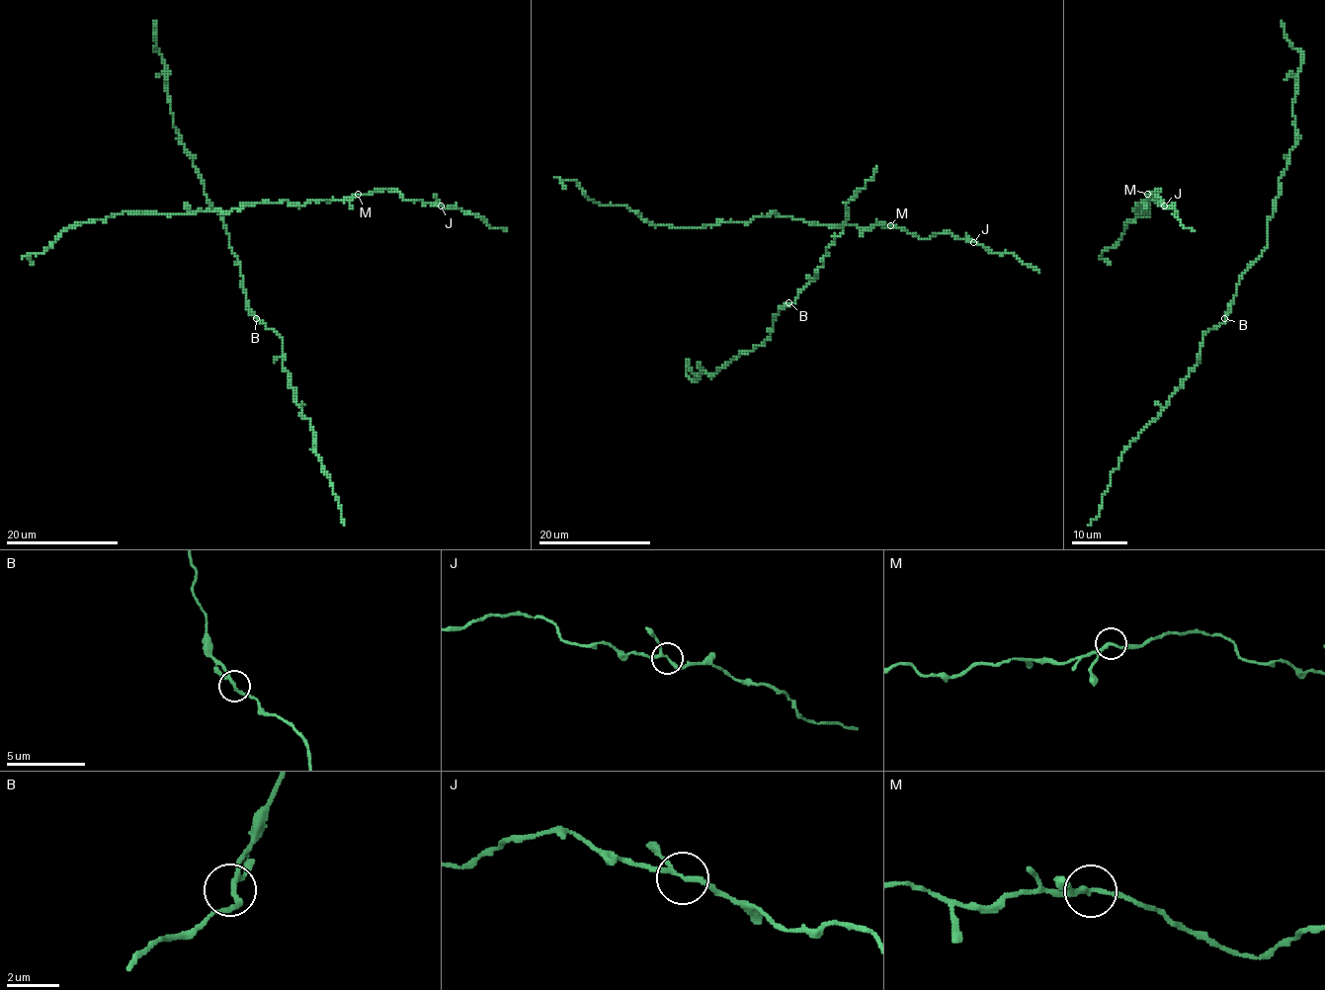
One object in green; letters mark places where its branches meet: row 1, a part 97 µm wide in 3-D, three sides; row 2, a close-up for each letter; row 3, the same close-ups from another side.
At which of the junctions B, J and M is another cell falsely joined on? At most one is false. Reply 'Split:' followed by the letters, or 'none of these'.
Split: none of these

